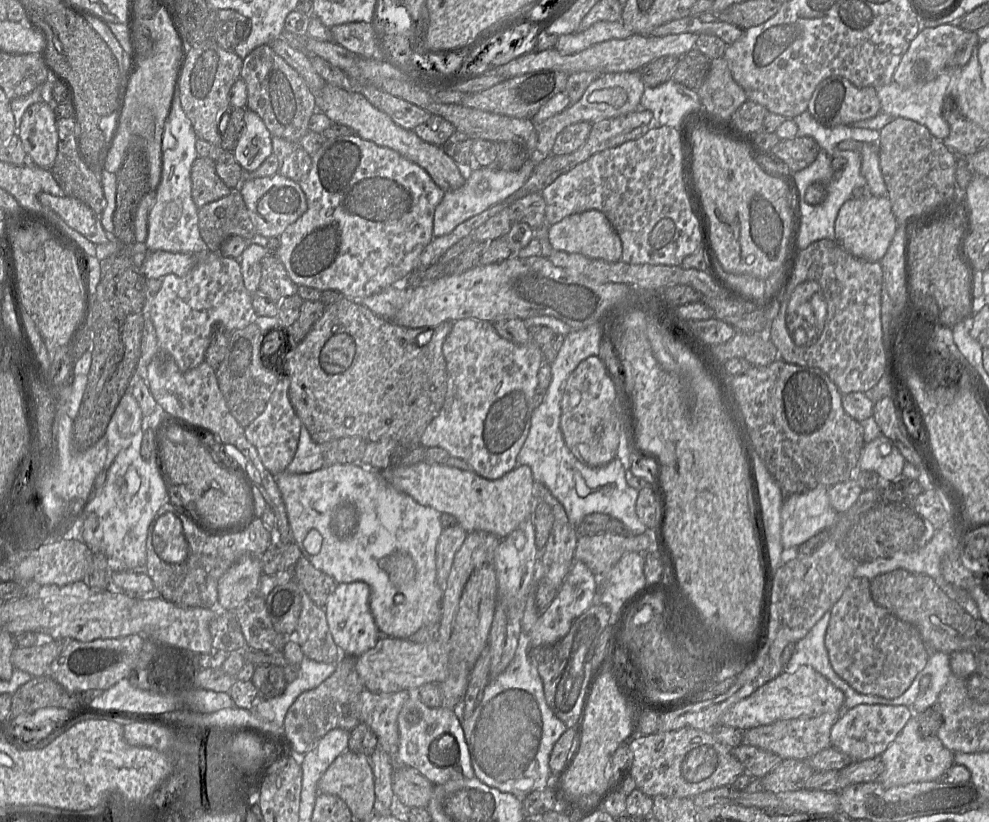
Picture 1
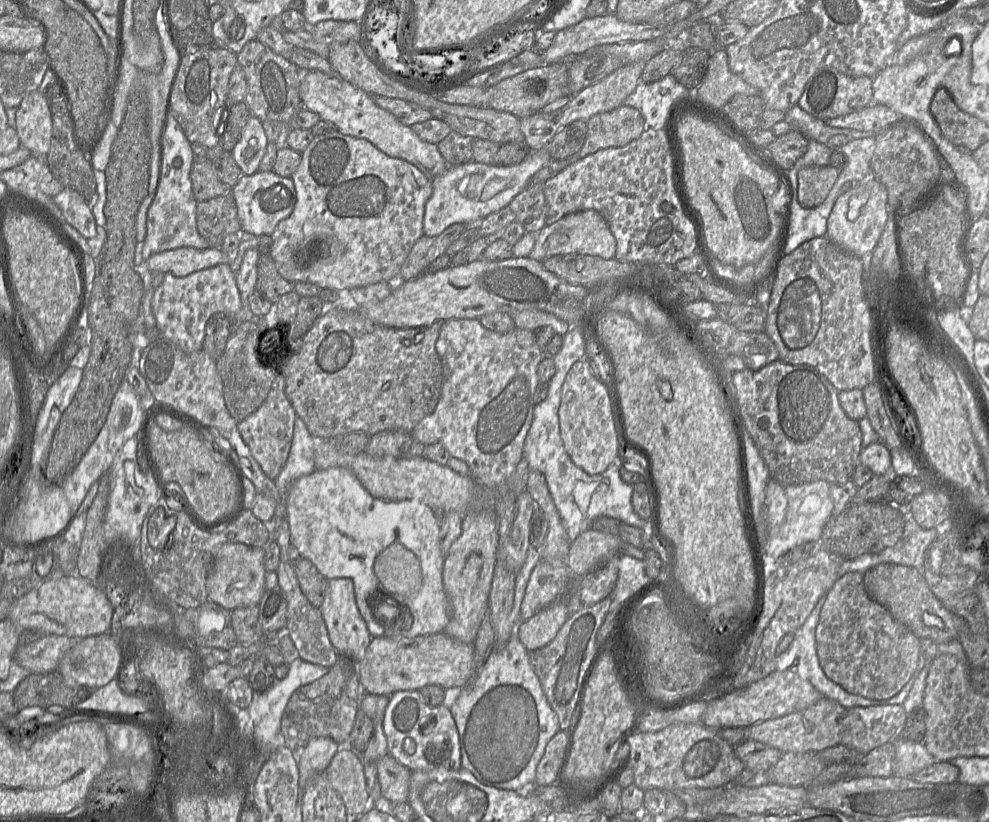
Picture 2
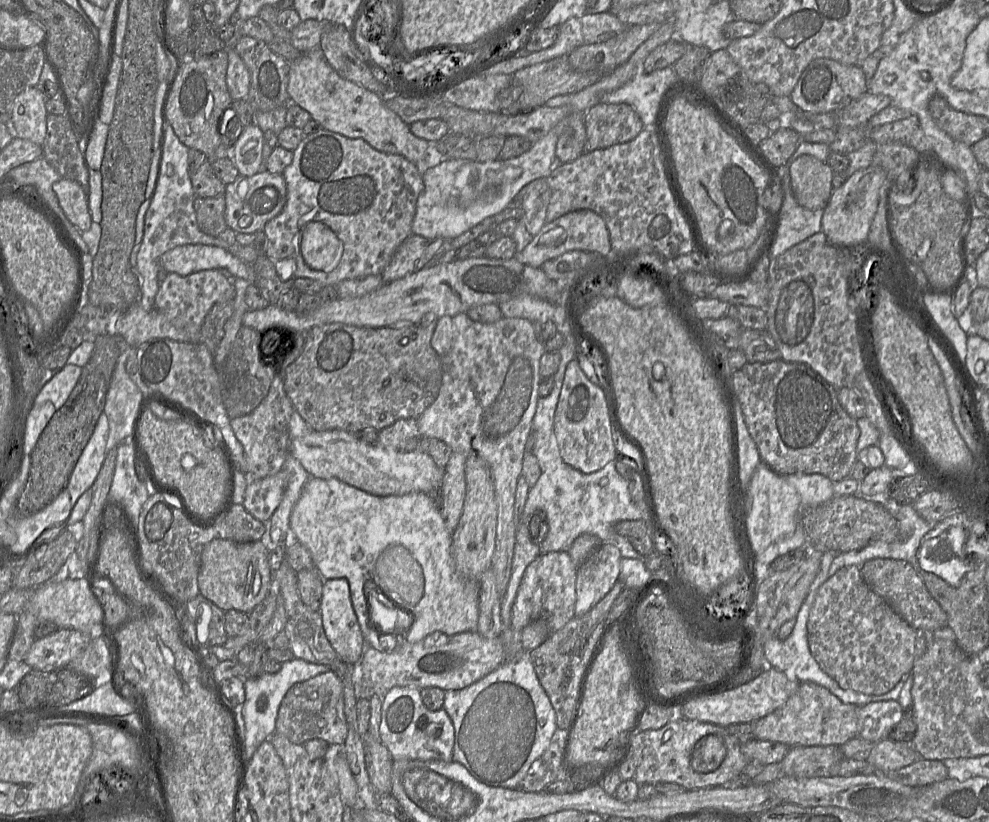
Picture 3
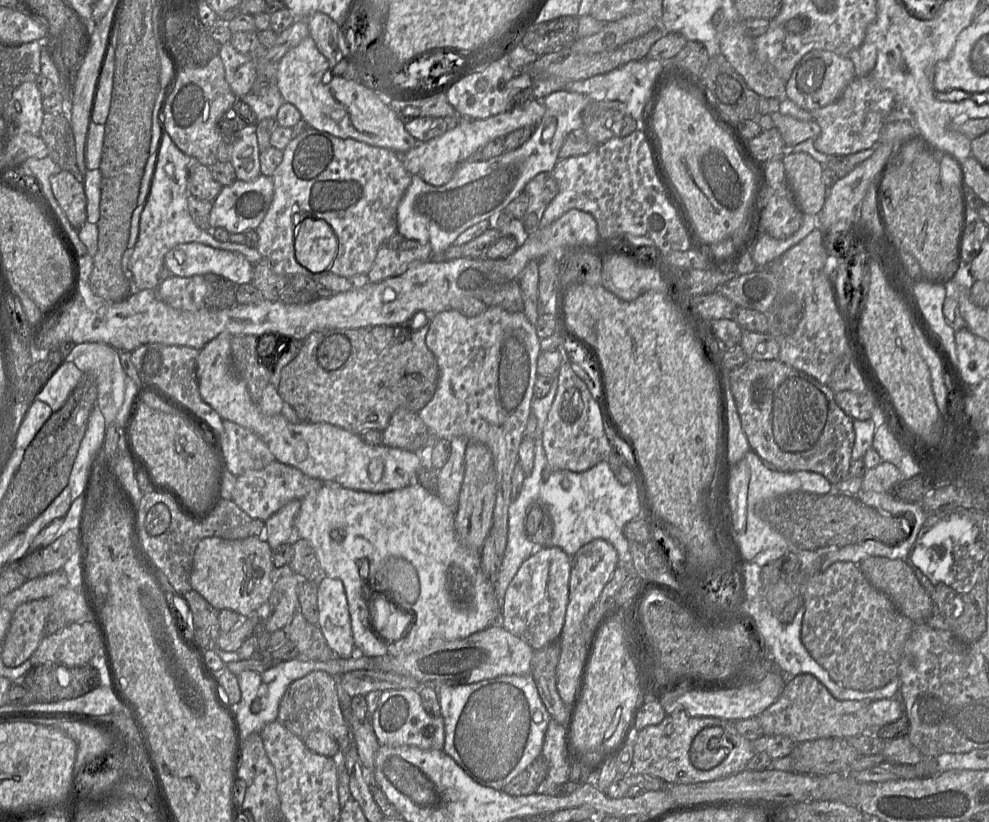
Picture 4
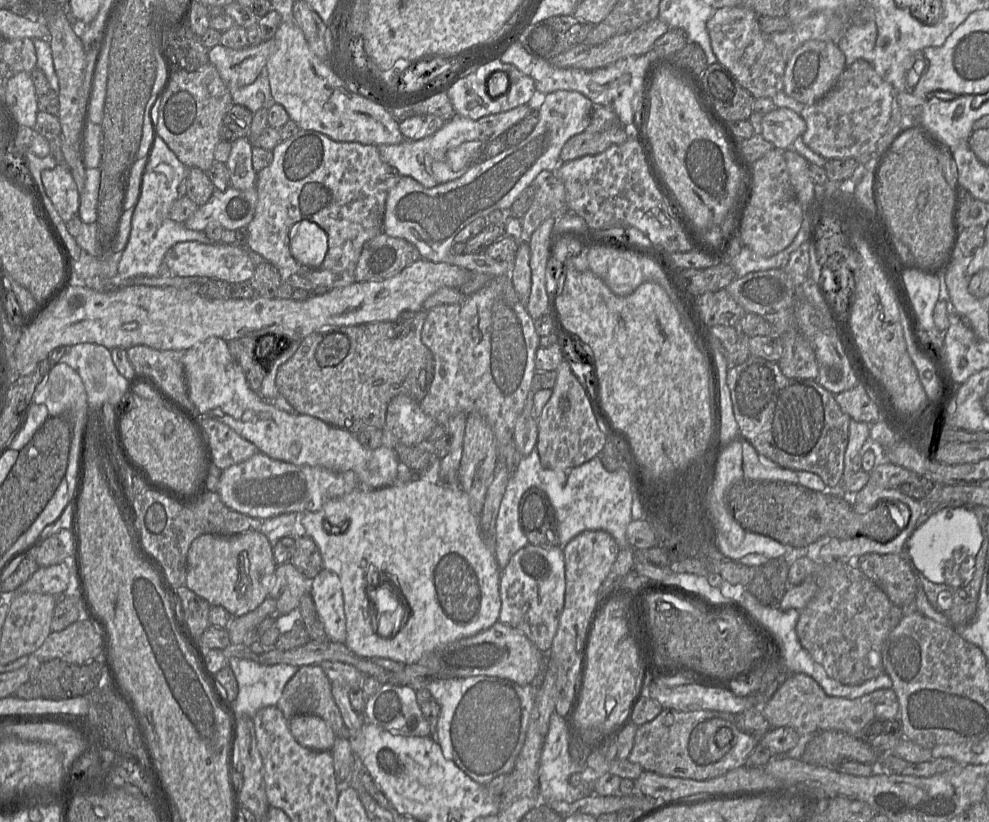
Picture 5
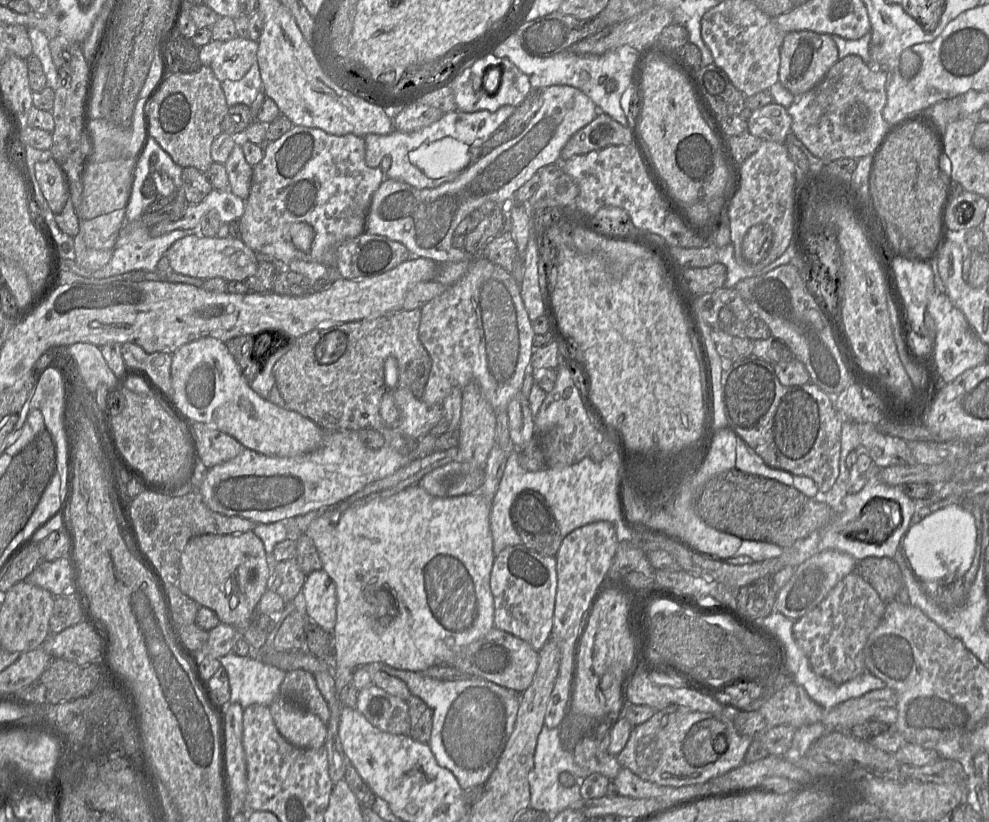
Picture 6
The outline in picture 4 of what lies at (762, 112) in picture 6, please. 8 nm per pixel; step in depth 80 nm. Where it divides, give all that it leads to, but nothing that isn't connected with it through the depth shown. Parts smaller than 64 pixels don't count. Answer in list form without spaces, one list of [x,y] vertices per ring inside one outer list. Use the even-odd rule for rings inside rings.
[[[780,113],[771,116],[774,127],[779,130],[787,149],[808,139],[816,139],[820,134],[820,127],[814,120],[801,121]]]

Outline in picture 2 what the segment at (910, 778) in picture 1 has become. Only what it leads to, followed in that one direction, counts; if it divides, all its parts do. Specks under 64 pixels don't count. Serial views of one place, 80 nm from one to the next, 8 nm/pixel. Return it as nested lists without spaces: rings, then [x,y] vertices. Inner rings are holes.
[[[896,738],[893,775],[909,778],[938,760],[934,758],[922,743]]]

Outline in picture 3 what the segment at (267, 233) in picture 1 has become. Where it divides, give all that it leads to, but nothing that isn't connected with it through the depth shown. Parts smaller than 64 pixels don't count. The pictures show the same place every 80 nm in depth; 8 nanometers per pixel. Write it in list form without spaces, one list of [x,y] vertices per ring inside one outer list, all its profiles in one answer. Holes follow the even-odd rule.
[[[261,169],[251,177],[239,175],[233,183],[226,185],[223,196],[227,227],[236,234],[254,234],[263,231],[265,224],[283,210],[287,200],[287,185],[282,174]]]

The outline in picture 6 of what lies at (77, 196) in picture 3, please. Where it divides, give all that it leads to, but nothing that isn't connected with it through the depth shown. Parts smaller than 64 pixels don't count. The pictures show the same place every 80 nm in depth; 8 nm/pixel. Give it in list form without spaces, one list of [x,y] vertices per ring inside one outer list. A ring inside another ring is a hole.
[[[55,159],[39,161],[34,168],[36,179],[50,208],[55,214],[59,214],[69,198],[69,187],[64,172]]]

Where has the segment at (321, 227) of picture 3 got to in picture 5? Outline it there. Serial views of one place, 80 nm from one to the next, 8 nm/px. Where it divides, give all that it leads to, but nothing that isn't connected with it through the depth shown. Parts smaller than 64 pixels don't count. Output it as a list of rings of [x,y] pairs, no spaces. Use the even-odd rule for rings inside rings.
[[[301,220],[290,230],[290,249],[298,262],[320,269],[328,251],[327,233],[318,224]]]

